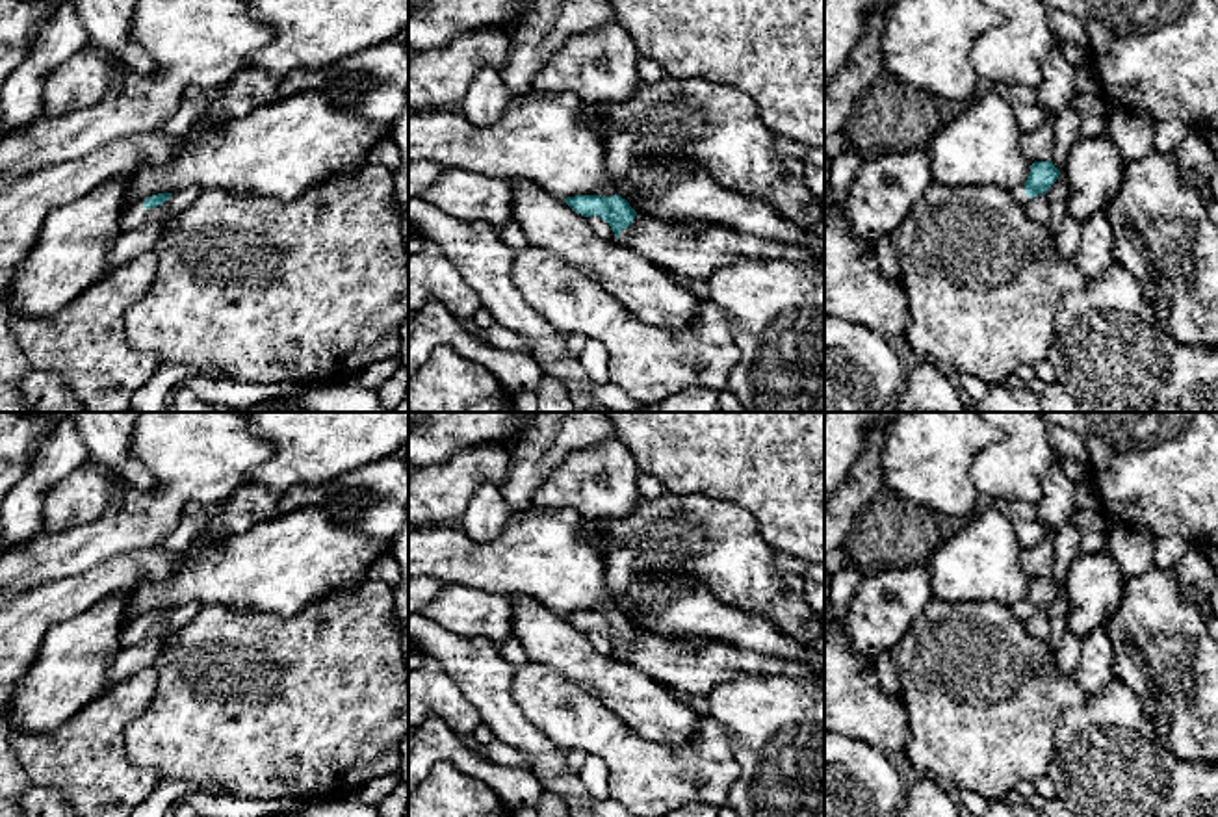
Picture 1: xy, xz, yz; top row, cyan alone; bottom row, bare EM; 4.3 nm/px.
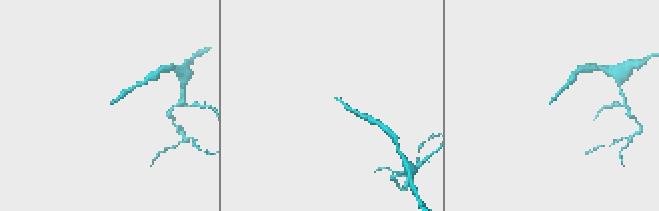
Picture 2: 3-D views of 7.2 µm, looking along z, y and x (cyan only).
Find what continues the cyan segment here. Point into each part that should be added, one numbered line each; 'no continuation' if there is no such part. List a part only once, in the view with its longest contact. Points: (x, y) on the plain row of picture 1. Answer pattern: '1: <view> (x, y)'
1: xy (179, 617)

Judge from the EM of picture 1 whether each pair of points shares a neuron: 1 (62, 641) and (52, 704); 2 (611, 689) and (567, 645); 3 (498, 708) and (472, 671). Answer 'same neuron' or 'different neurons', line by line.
1: same neuron
2: same neuron
3: same neuron

